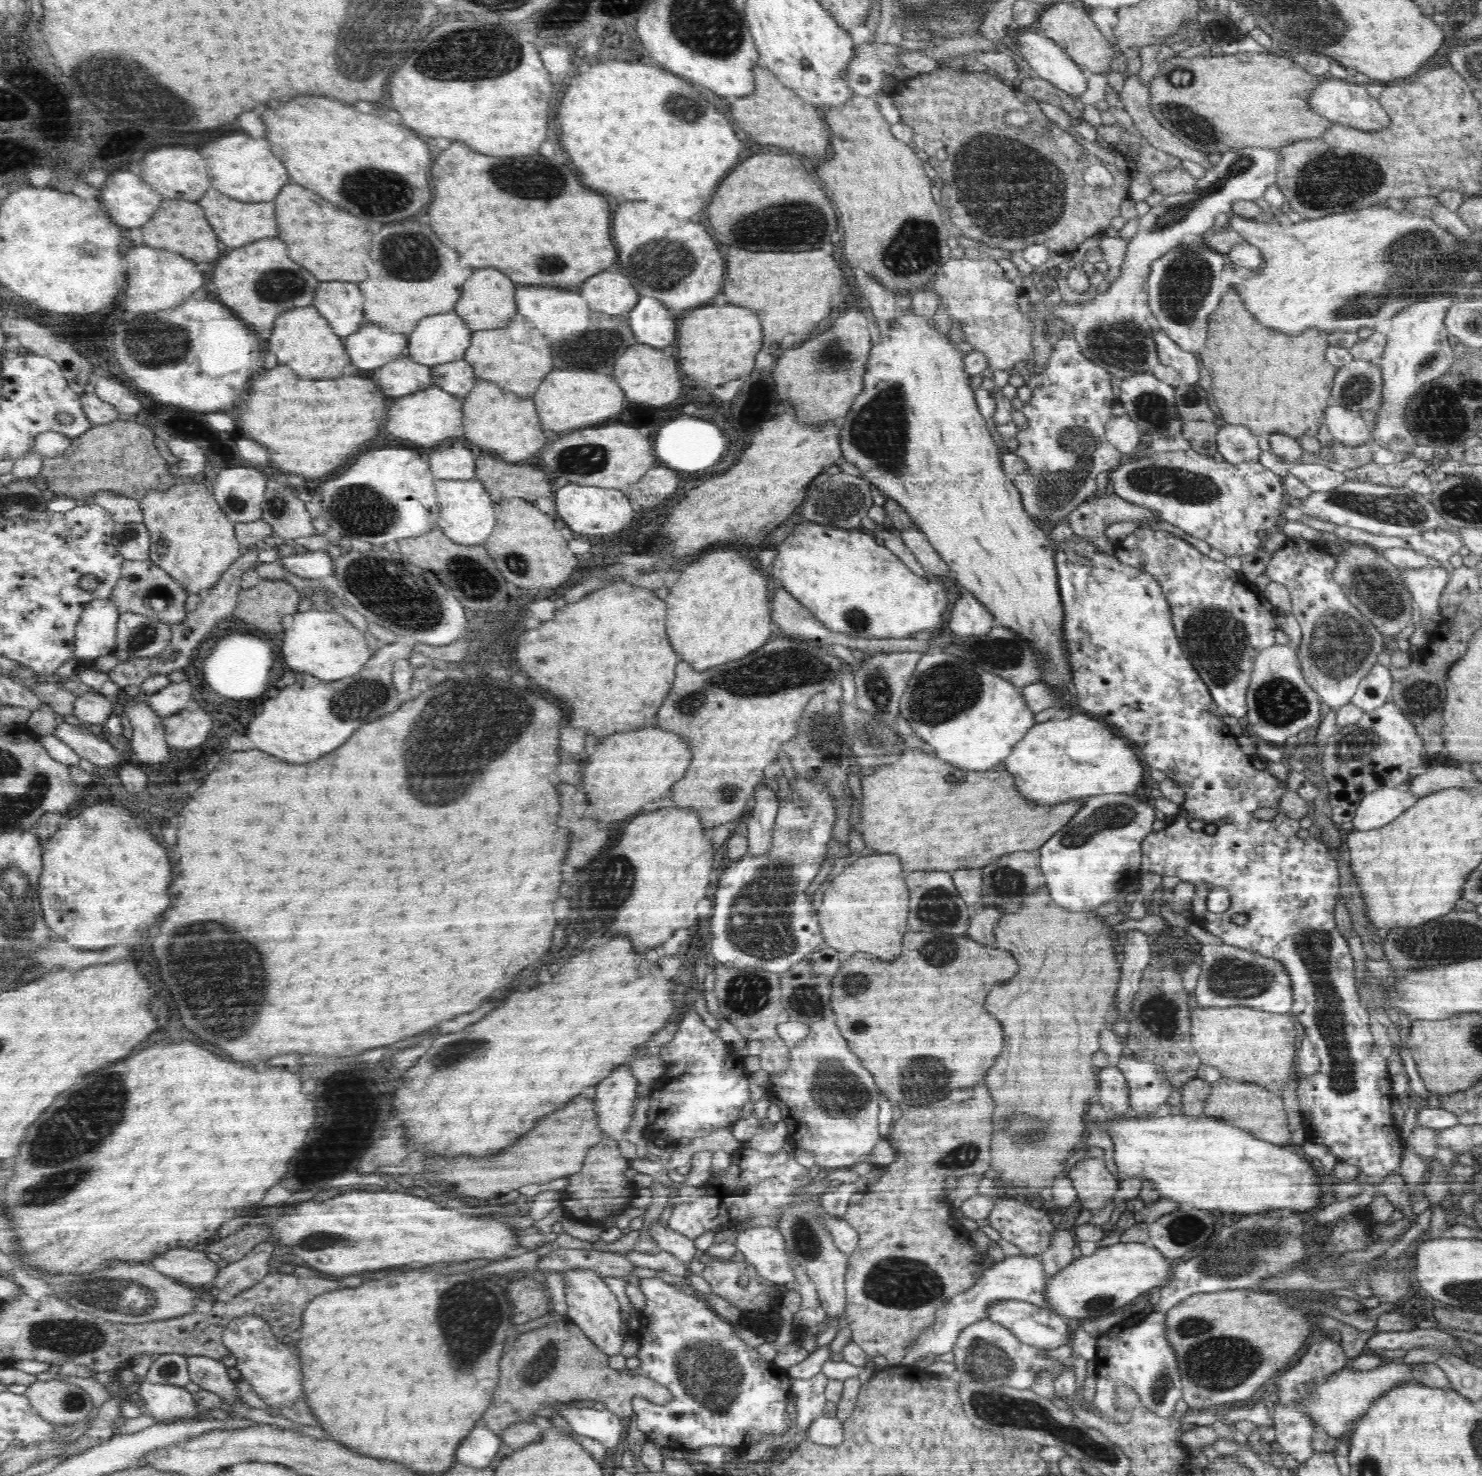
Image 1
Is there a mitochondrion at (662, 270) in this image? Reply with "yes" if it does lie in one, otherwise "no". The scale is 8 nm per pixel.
yes

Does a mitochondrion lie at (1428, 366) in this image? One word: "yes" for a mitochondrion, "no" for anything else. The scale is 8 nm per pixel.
yes

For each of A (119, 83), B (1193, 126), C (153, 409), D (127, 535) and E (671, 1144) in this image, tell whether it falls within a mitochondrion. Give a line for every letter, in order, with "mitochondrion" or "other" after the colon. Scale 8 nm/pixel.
A: mitochondrion
B: mitochondrion
C: other
D: mitochondrion
E: other

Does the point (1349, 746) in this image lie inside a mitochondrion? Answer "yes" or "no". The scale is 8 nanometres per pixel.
yes

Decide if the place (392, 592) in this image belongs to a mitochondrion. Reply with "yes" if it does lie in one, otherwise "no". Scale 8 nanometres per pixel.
yes

